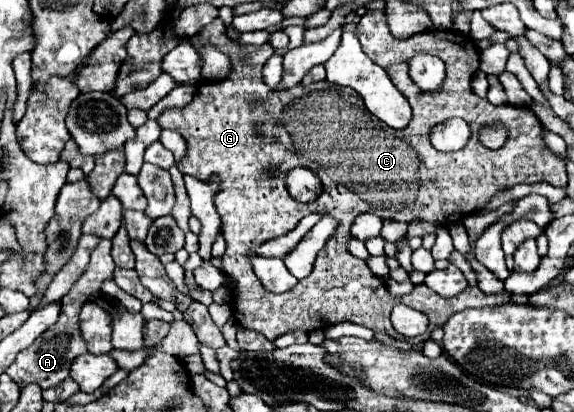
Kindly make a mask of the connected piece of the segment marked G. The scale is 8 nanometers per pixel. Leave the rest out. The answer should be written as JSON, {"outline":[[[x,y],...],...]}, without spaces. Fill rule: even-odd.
{"outline":[[[220,17],[214,19],[212,23],[208,23],[206,27],[202,27],[194,37],[190,37],[186,41],[192,47],[198,47],[198,43],[216,45],[216,49],[220,49],[230,59],[232,69],[224,79],[218,79],[218,81],[202,79],[198,83],[194,99],[182,109],[164,109],[162,115],[158,117],[158,123],[164,129],[178,131],[186,141],[186,155],[176,165],[182,175],[190,175],[190,177],[194,177],[198,181],[204,181],[204,183],[208,183],[212,179],[218,181],[218,193],[214,197],[214,205],[216,205],[216,211],[218,211],[218,215],[222,219],[222,235],[224,235],[226,245],[228,245],[226,253],[222,255],[222,269],[232,279],[234,319],[242,327],[254,329],[254,331],[262,333],[266,339],[274,341],[276,337],[284,335],[288,331],[296,331],[296,329],[314,331],[314,329],[322,329],[326,325],[352,321],[352,323],[368,327],[372,331],[386,331],[390,337],[402,341],[404,335],[396,333],[392,323],[390,323],[390,311],[397,303],[403,303],[417,311],[422,311],[430,319],[430,327],[426,329],[426,333],[410,339],[410,345],[420,347],[426,339],[430,339],[430,333],[436,327],[442,327],[454,313],[470,309],[470,307],[504,305],[504,303],[510,301],[508,291],[502,291],[502,293],[496,293],[496,295],[486,295],[478,287],[466,287],[462,293],[458,293],[458,295],[454,295],[450,299],[444,299],[438,293],[430,291],[424,283],[415,285],[413,291],[402,299],[392,297],[388,293],[388,289],[384,287],[384,283],[368,269],[368,265],[362,259],[356,259],[346,251],[346,239],[350,237],[350,223],[354,221],[354,215],[360,215],[362,211],[376,213],[378,203],[366,203],[366,199],[362,199],[362,195],[358,195],[358,191],[348,187],[348,183],[344,183],[342,179],[334,179],[334,171],[330,171],[330,159],[326,159],[326,163],[318,163],[316,157],[314,157],[314,155],[326,155],[326,151],[350,151],[350,143],[354,143],[354,139],[366,139],[366,135],[370,135],[370,111],[366,109],[360,95],[350,87],[338,87],[338,85],[332,85],[328,81],[312,83],[308,87],[298,85],[298,87],[284,89],[284,91],[272,91],[262,81],[262,65],[266,63],[268,49],[272,49],[272,47],[270,45],[260,45],[260,47],[246,47],[244,49],[242,45],[234,43],[232,39],[226,39],[226,25],[222,25]],[[256,125],[262,127],[264,135],[254,135],[252,133],[252,129]],[[294,167],[308,167],[308,169],[316,171],[318,177],[322,177],[322,195],[318,195],[316,201],[298,203],[286,191],[284,179],[286,179],[286,173],[290,169],[294,169]],[[310,213],[324,213],[324,215],[334,217],[338,221],[336,233],[332,235],[332,243],[326,243],[320,249],[316,265],[314,265],[312,273],[306,279],[298,281],[292,291],[274,295],[274,293],[266,291],[264,285],[260,283],[260,279],[254,275],[254,271],[250,267],[250,261],[248,261],[248,251],[256,253],[256,249],[264,241],[290,233],[300,223],[300,219],[310,215]]]}

